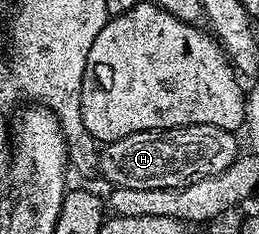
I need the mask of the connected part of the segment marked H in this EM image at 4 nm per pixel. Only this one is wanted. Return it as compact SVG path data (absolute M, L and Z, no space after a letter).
M183 125L177 129L151 129L138 131L125 137L118 137L107 142L108 146L100 149L99 176L109 181L109 186L125 189L185 189L202 179L224 173L236 162L237 134L221 125Z

